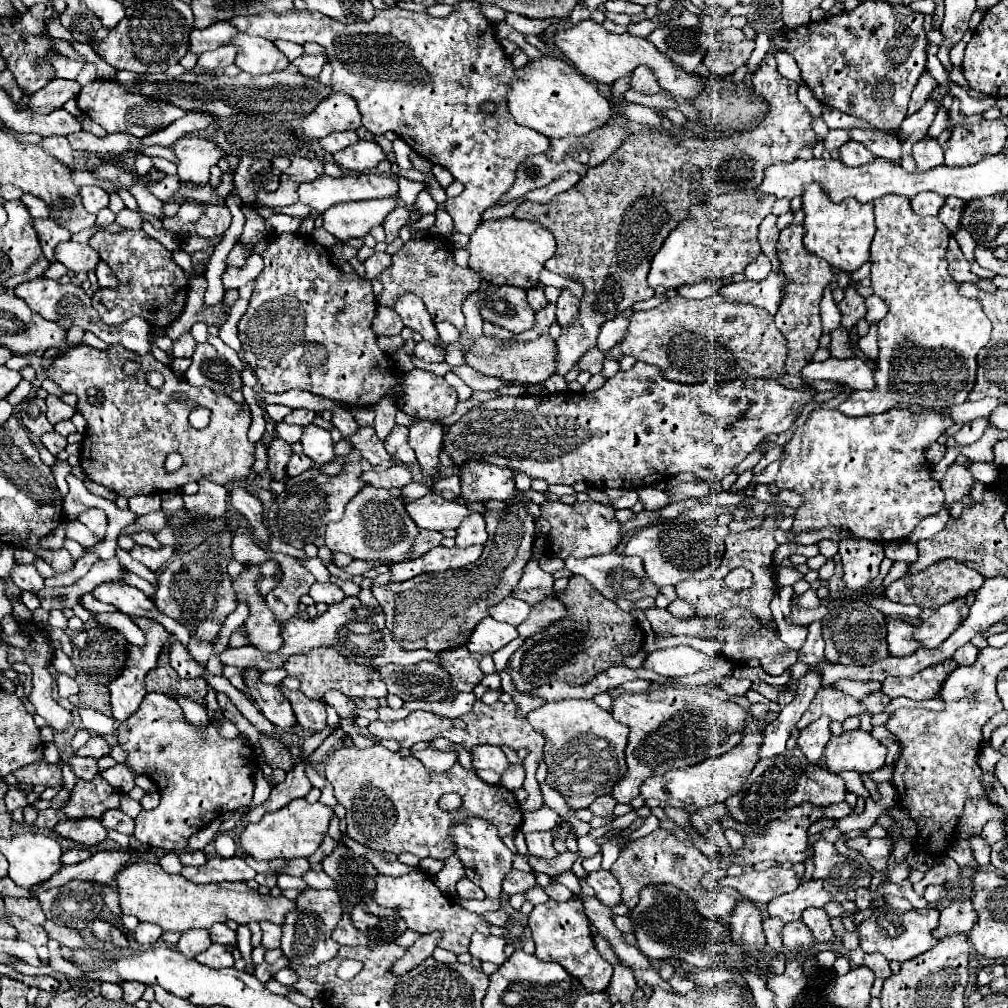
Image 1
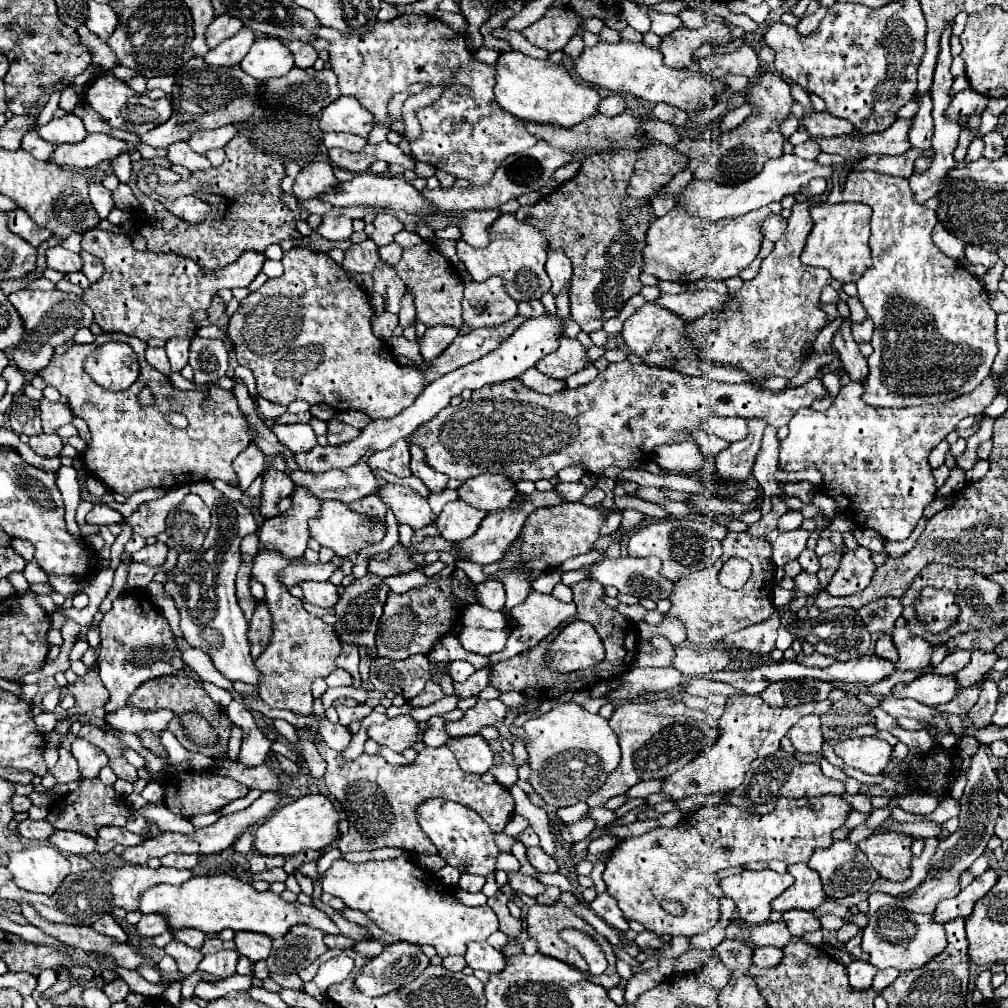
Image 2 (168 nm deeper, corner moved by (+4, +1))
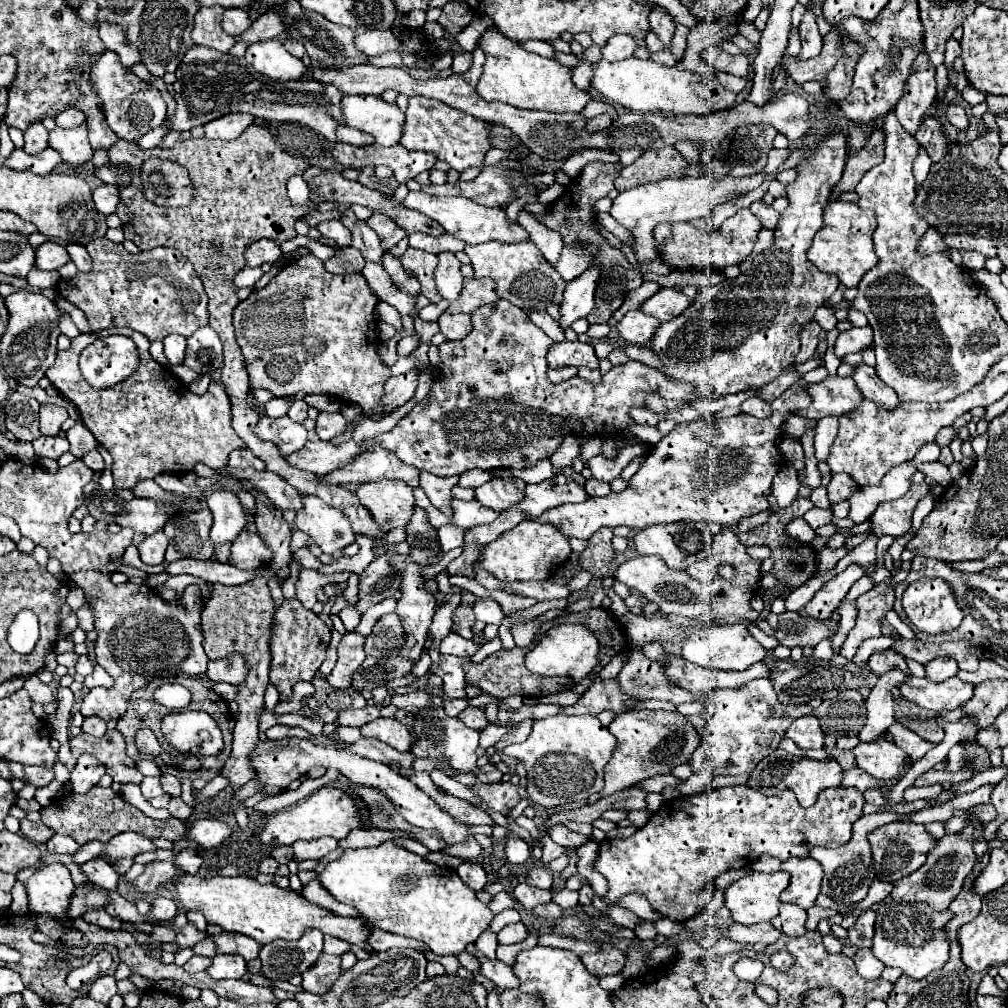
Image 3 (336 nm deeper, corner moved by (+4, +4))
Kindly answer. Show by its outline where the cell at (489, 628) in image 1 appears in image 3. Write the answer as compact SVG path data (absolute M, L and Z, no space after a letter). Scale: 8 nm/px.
M450 632L440 644L440 654L454 654L454 656L470 658L472 654L476 654L480 650L480 646L482 644L478 644L474 640L466 640L466 638L460 638L456 632Z

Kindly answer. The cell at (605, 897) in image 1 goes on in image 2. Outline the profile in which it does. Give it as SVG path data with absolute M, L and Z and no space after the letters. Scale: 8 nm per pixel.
M604 891L602 895L598 895L592 903L590 903L590 909L602 917L610 927L618 929L618 931L628 931L628 921L624 917L624 913L620 911L620 907L614 903L614 899Z

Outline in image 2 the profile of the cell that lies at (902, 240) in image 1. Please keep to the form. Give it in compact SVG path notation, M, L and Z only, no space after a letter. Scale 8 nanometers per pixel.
M850 171L848 179L846 179L846 187L844 191L832 191L826 199L826 203L842 203L842 201L856 201L856 203L864 203L872 207L872 235L870 235L870 249L872 249L872 261L874 267L866 269L864 275L858 279L858 299L864 305L866 313L870 315L870 319L874 321L874 337L872 337L872 347L874 353L868 357L868 365L870 365L870 375L864 383L864 403L872 405L872 407L914 407L914 405L924 405L924 403L944 403L950 399L956 399L964 393L974 391L974 387L978 383L982 383L982 379L986 379L986 375L990 375L994 357L998 353L998 343L996 343L996 313L992 311L988 299L986 299L986 289L984 285L972 277L964 265L960 265L958 261L946 257L934 243L932 243L932 229L938 223L936 213L932 209L926 209L924 205L914 201L914 193L908 185L908 179L904 177L894 177L894 175L884 175L884 173L876 173L876 171Z

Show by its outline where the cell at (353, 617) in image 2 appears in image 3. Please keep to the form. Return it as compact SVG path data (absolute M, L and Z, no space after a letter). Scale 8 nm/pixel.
M376 558L360 574L358 602L352 604L360 614L364 614L370 604L378 604L384 598L392 598L398 592L400 574L388 564L386 558Z

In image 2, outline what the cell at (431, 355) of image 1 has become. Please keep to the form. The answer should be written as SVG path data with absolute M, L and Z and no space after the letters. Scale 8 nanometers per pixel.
M438 325L438 327L428 327L422 341L420 341L420 353L424 359L434 359L440 355L446 345L452 343L452 339L458 335L456 327L450 325Z

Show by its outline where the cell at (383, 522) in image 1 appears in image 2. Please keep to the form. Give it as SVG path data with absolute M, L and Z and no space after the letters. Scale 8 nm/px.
M322 501L318 517L310 519L308 529L310 529L312 539L316 539L322 547L332 549L334 555L338 555L338 557L348 557L352 553L358 553L366 545L382 541L386 535L384 523L378 523L378 519L362 519L362 515L354 515L354 511L350 511L340 501Z

